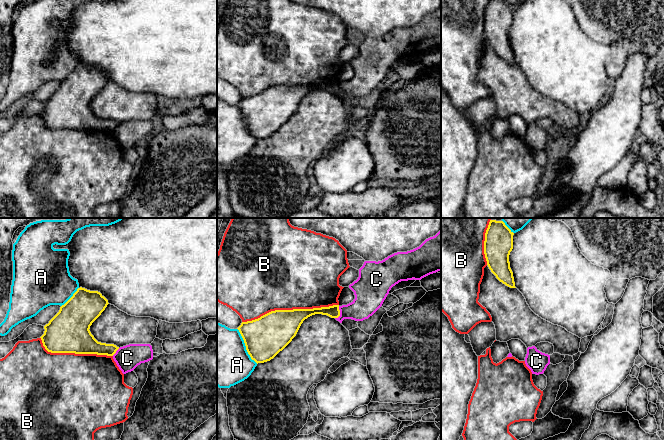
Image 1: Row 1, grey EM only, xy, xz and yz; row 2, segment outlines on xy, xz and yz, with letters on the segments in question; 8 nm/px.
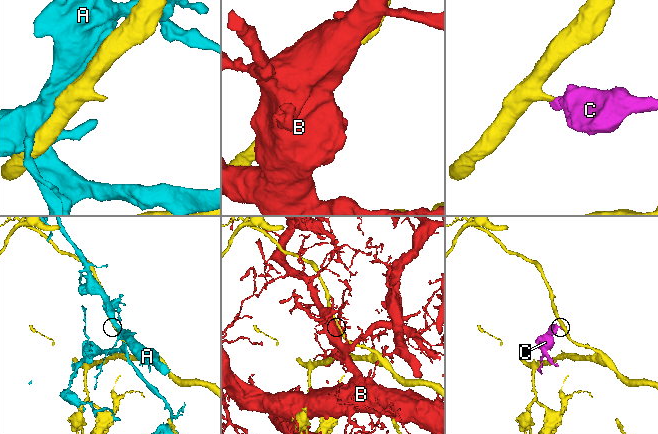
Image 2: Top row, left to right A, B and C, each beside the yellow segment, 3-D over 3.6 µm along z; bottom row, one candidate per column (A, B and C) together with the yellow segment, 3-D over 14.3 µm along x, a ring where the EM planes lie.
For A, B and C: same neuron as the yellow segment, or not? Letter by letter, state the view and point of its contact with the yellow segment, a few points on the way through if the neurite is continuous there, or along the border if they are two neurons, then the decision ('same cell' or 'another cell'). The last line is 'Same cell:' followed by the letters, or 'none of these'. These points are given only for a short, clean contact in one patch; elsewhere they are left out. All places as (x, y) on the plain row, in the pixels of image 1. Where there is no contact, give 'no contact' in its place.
A: xz (245, 121) | another cell
B: xz (290, 86) | another cell
C: xz (339, 89) | along xz (339, 82), (339, 91), (335, 94) | another cell
Same cell: none of these

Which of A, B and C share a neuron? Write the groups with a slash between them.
A / B / C

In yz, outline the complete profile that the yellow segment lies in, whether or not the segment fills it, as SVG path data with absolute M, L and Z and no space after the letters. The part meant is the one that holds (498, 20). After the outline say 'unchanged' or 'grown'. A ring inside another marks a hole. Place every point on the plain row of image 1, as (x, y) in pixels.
M489 0L484 17L484 30L489 45L500 58L510 64L516 64L509 38L513 11L505 0Z; unchanged

